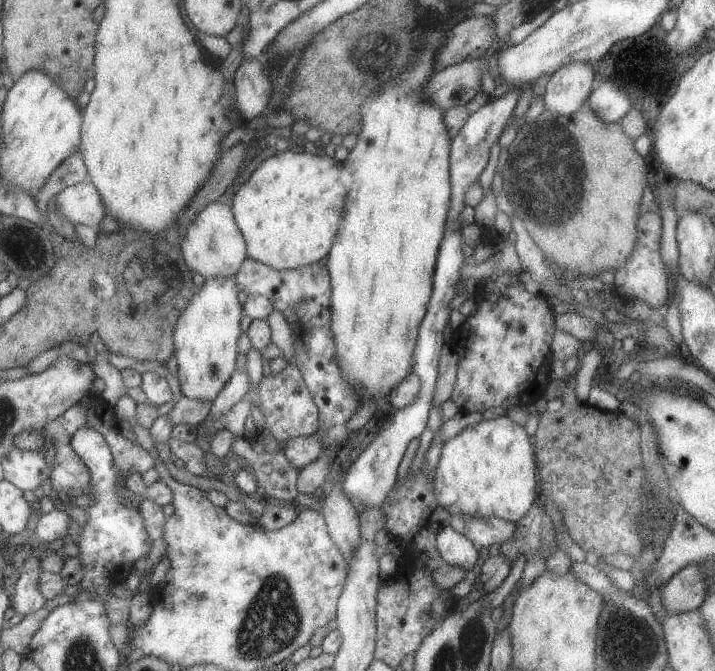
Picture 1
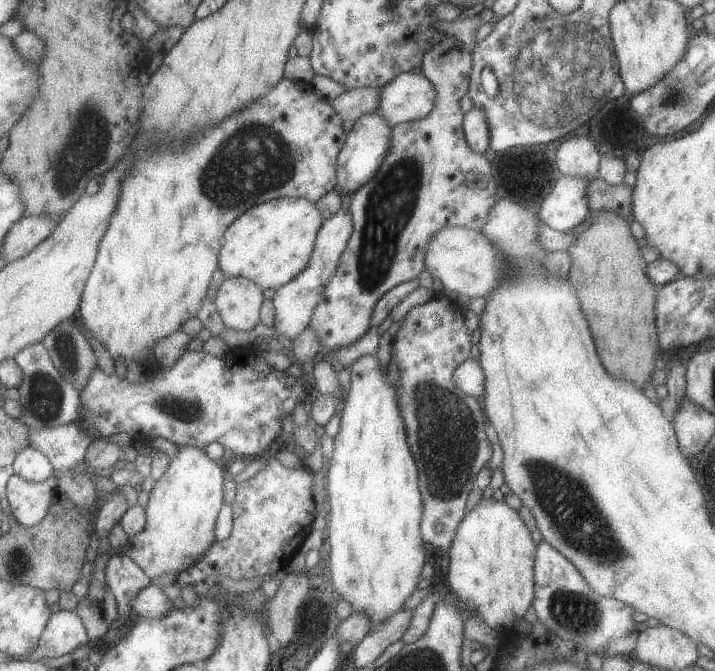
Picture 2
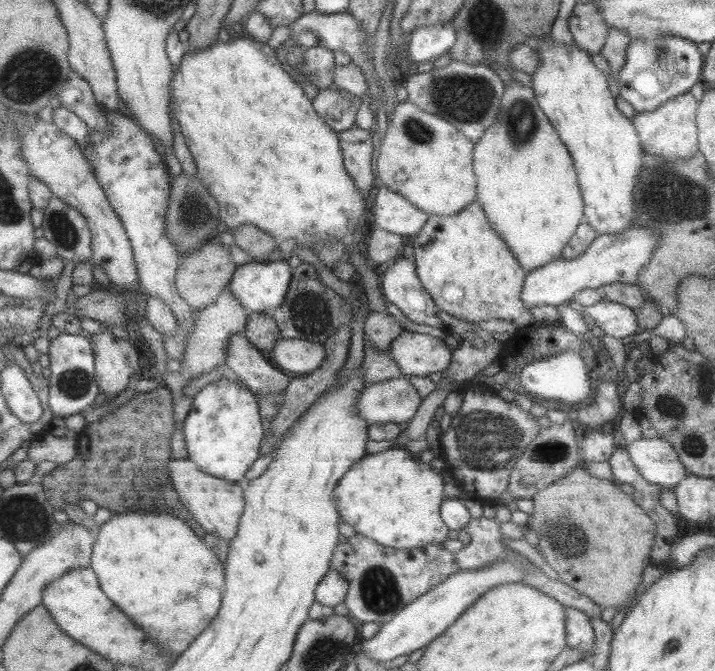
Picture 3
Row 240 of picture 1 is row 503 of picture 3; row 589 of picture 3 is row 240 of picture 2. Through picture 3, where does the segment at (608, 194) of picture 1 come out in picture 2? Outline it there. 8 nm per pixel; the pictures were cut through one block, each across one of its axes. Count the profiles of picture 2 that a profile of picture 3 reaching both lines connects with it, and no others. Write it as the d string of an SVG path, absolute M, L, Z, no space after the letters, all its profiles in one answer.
M598 210L595 214L590 214L589 220L591 220L589 228L577 234L573 244L566 250L571 256L571 266L568 270L569 284L577 294L595 348L599 350L598 357L603 368L609 376L627 380L635 388L643 391L643 386L649 383L652 372L656 370L654 360L660 356L654 311L656 291L653 284L647 280L645 274L647 263L641 257L637 240L631 236L629 223L609 210Z

